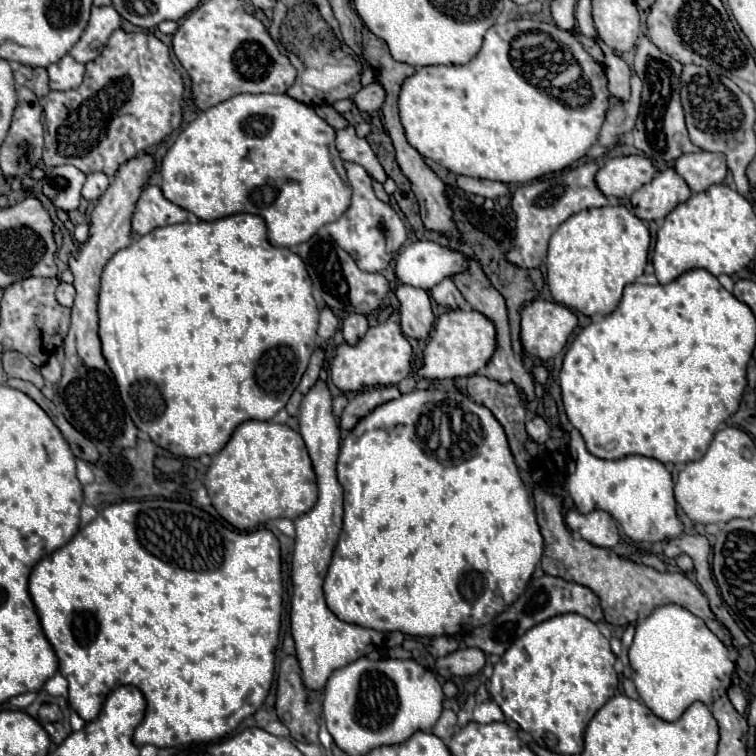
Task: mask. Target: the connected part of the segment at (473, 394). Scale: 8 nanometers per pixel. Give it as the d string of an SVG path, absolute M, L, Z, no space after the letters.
M473 375L467 383L467 391L473 401L487 407L503 425L517 465L527 471L529 465L525 465L523 443L529 439L529 435L525 433L525 405L517 387L513 383L499 385L483 375Z

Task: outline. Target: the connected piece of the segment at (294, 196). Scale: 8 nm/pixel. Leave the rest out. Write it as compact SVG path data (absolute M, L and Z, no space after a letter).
M241 93L199 113L197 119L179 133L179 137L163 157L161 191L165 199L185 211L195 213L203 221L221 219L235 213L259 215L267 221L269 243L273 243L275 247L291 247L311 239L321 225L339 219L351 203L351 187L347 187L347 183L335 171L333 155L335 129L327 121L323 121L313 107L299 103L289 95Z

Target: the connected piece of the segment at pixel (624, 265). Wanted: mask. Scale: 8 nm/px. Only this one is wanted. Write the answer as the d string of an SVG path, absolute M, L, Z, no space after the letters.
M623 205L587 209L569 217L549 239L547 285L553 299L583 315L611 313L625 285L643 275L649 253L647 225Z

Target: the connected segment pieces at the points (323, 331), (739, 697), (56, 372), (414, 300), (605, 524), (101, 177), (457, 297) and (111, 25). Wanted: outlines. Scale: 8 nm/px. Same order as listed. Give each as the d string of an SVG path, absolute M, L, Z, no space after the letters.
M325 307L321 311L321 317L319 317L319 331L317 331L317 335L319 337L331 337L337 331L337 327L339 327L337 317L333 315L333 311L329 307Z
M738 686L730 687L728 689L727 693L728 693L729 699L730 699L731 703L733 704L733 706L735 707L735 709L741 715L744 715L745 710L748 706L748 702L747 702L746 697L743 694L742 689Z
M51 355L49 361L41 367L41 375L45 377L47 383L59 383L59 379L61 379L61 371L63 371L61 361L59 361L55 355Z
M399 285L395 289L395 295L401 303L401 329L405 331L405 335L417 341L427 339L435 323L427 291L411 285Z
M601 509L591 511L587 515L581 515L577 511L569 511L565 515L565 521L573 531L581 533L581 537L585 541L593 543L595 547L611 549L619 543L619 529L617 529L615 519Z
M89 173L83 185L83 197L87 201L97 201L107 187L109 187L109 177L105 173Z
M449 277L443 279L441 283L437 283L429 293L439 305L447 305L451 309L465 309L467 307L467 301L463 299L463 295L459 293L459 289L455 287L455 283Z
M91 7L89 25L83 31L81 39L73 45L69 55L79 63L93 61L109 41L109 35L119 27L121 17L113 7Z

